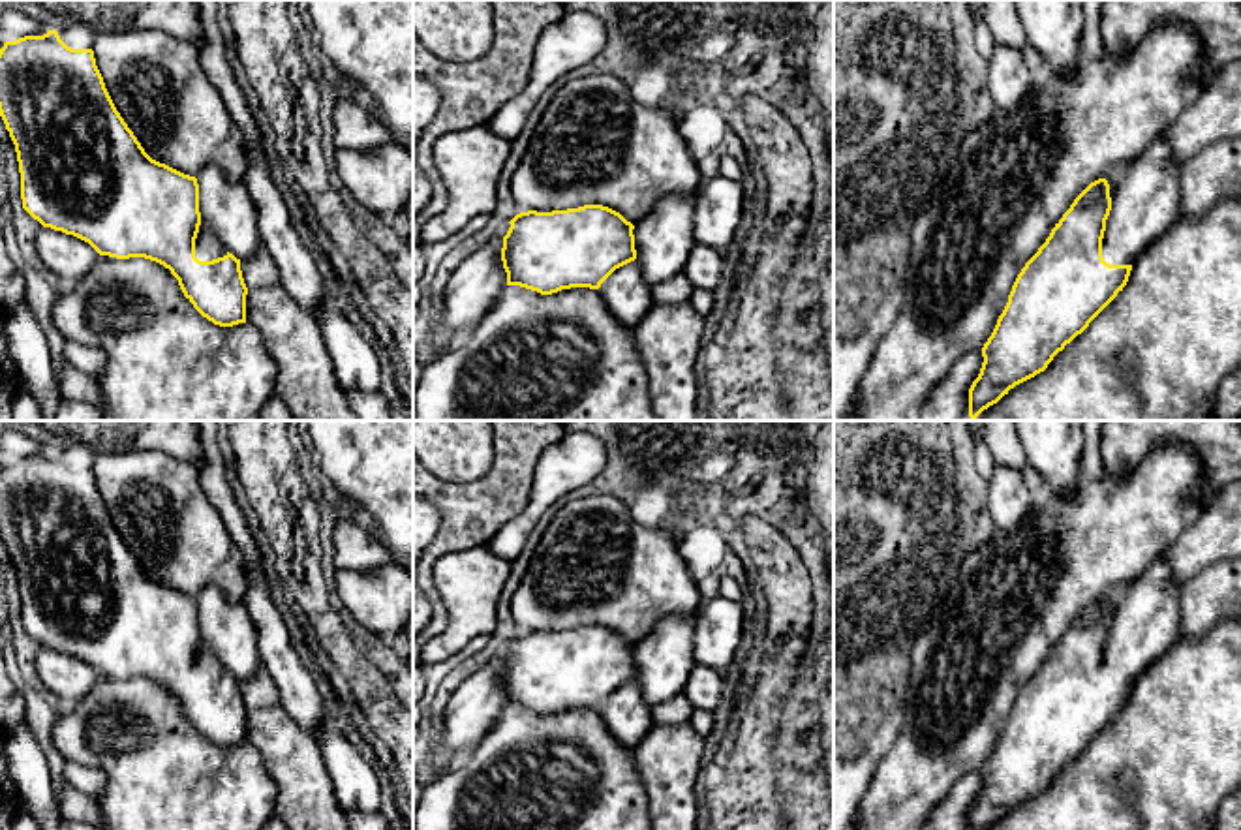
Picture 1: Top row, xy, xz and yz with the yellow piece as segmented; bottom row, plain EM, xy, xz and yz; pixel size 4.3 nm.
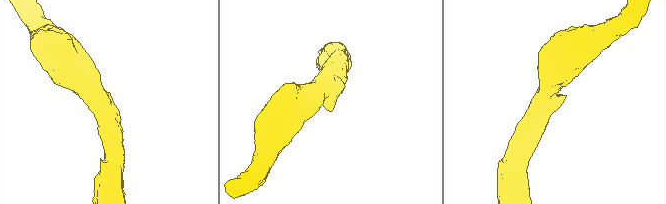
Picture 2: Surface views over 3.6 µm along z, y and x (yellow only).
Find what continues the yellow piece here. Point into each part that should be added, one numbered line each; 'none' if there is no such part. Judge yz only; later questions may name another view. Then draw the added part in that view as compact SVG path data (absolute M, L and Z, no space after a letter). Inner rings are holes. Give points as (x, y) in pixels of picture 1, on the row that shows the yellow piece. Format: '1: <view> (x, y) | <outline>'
1: yz (1146, 203) | M1157 137L1121 173L1102 238L1106 263L1132 265L1177 220L1181 165Z

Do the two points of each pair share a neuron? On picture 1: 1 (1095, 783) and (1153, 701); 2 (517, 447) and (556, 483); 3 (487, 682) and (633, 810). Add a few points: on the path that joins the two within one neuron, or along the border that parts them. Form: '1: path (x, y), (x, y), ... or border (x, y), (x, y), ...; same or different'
1: path (1116, 763), (1153, 722); same
2: border (560, 440), (539, 457), (524, 506); different
3: border (507, 707), (481, 740); different

